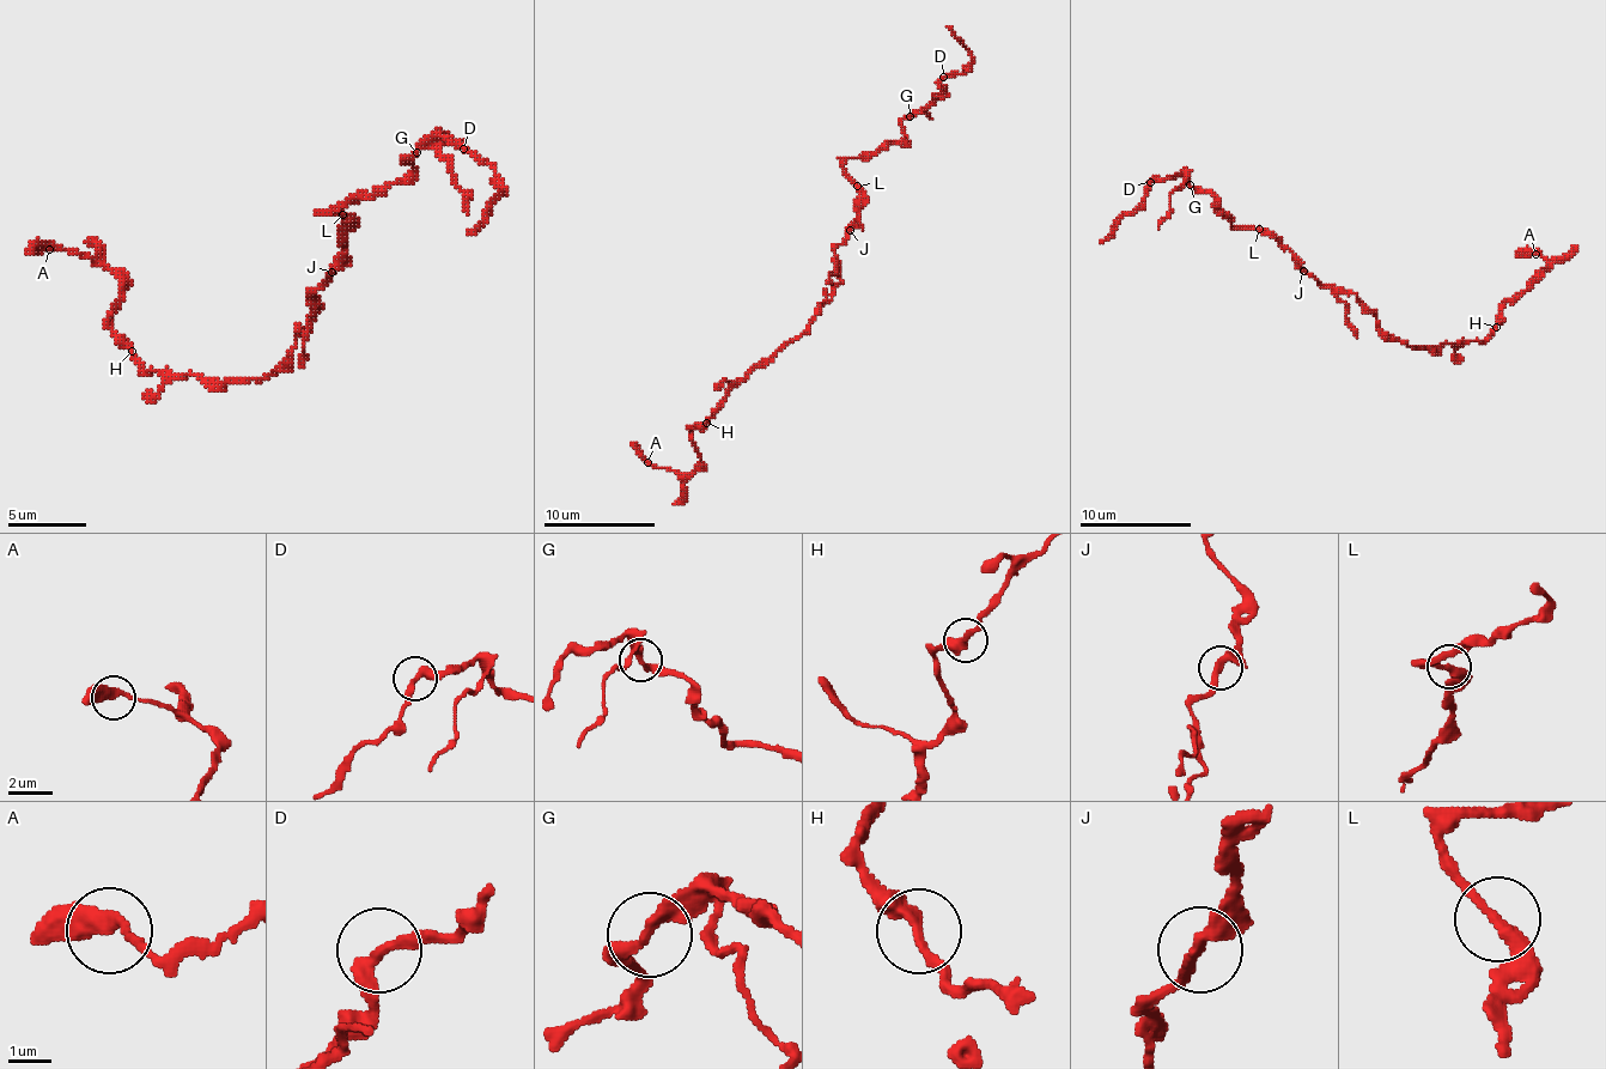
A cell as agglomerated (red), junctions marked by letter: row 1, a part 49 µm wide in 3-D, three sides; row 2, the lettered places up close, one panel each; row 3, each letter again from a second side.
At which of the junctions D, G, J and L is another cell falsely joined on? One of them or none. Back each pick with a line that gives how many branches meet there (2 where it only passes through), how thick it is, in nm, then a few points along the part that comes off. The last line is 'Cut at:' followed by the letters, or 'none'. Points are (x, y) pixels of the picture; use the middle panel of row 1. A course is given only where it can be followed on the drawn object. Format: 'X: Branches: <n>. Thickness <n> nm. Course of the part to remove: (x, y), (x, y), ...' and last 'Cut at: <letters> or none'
Cut at: none

